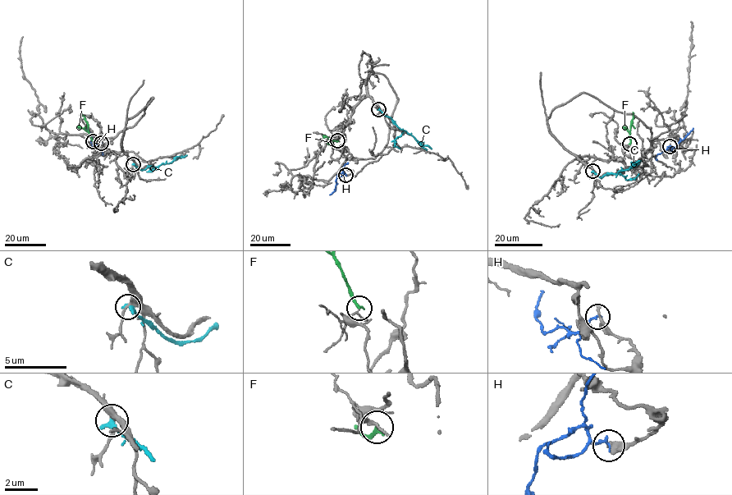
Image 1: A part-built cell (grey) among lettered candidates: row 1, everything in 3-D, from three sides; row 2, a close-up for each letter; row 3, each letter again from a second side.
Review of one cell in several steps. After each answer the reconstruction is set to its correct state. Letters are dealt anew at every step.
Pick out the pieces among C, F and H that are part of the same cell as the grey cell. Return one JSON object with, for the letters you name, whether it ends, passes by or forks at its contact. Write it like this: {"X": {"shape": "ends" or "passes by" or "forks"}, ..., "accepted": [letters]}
{"accepted": []}

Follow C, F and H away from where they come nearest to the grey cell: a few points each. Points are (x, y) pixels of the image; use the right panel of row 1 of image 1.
C: (592, 171), (602, 177), (627, 170), (639, 160)
F: (629, 144), (632, 112)
H: (670, 146), (667, 148), (676, 146), (693, 128)

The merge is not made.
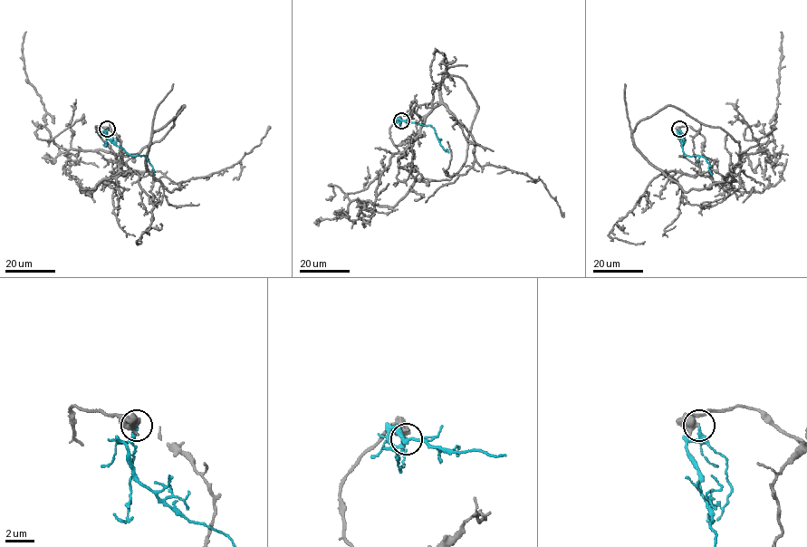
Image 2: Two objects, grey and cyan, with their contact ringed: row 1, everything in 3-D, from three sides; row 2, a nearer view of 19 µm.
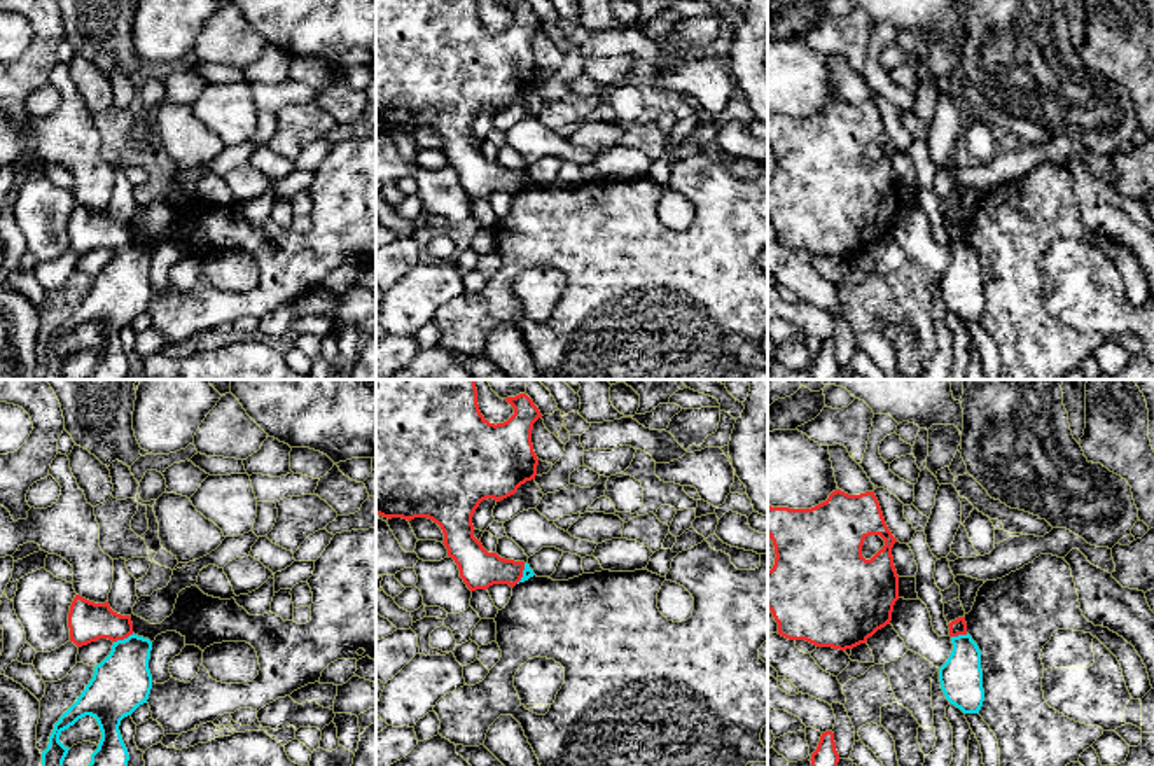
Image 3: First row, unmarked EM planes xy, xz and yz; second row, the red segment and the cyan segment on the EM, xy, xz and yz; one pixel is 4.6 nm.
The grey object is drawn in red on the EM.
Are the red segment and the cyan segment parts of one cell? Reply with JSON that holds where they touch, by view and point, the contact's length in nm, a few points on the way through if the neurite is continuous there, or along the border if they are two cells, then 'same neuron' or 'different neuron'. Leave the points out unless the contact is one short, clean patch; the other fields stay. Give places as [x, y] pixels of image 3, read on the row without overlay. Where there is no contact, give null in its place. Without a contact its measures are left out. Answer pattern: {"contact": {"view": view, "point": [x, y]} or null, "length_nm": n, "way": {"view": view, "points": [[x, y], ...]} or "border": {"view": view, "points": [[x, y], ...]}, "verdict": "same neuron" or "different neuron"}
{"contact": {"view": "xy", "point": [123, 247]}, "length_nm": 100, "border": {"view": "xy", "points": [[133, 242], [114, 250]]}, "verdict": "different neuron"}

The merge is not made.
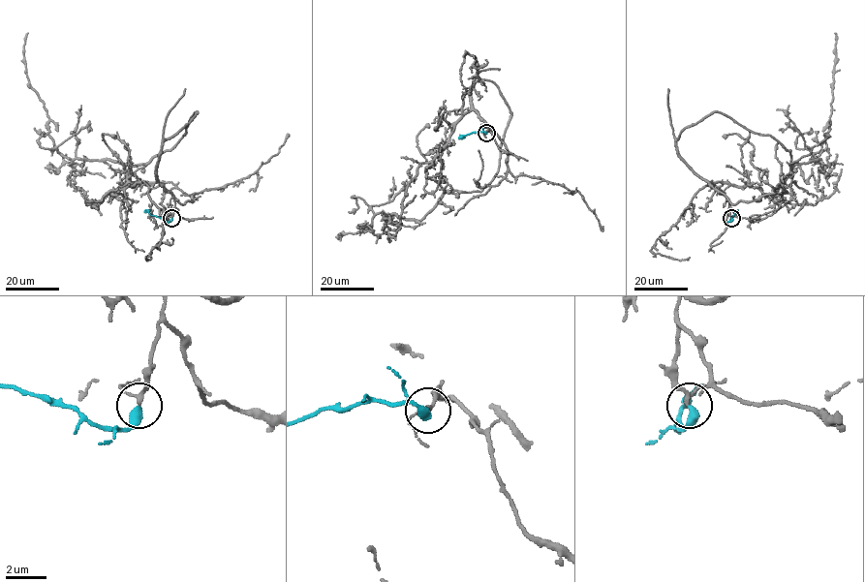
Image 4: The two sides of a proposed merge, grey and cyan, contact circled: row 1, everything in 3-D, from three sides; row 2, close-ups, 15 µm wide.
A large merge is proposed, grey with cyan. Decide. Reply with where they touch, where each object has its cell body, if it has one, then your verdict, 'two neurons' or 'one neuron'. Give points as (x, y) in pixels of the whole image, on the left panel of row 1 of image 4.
(171, 218) | grey none | cyan none | one neuron

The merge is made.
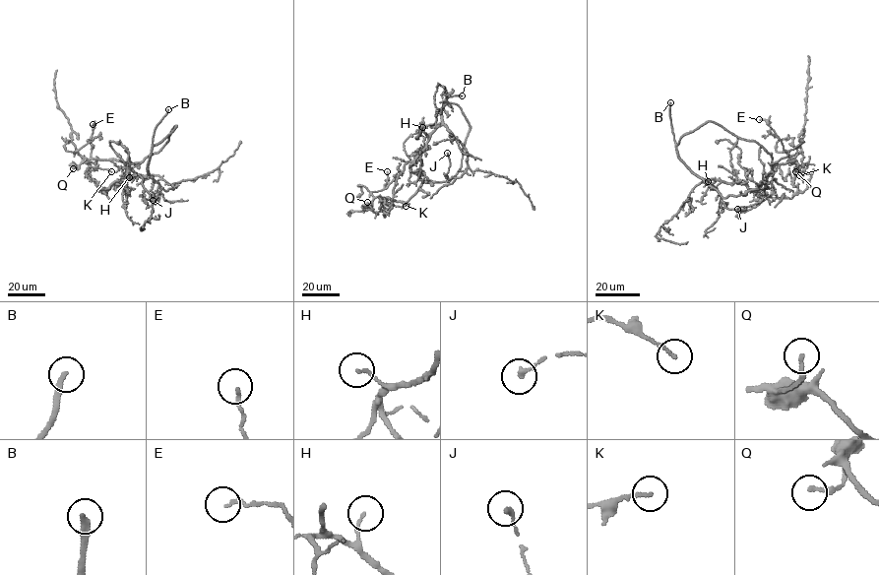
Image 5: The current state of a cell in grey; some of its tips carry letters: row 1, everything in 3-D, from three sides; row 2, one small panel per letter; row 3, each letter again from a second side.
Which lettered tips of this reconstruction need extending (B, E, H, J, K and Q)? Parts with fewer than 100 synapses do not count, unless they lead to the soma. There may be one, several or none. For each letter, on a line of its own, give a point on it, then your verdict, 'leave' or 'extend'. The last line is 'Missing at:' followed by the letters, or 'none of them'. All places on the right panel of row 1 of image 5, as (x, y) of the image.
B: place (670, 102); extend
E: place (759, 119); leave
H: place (708, 181); leave
J: place (737, 209); leave
K: place (799, 175); leave
Q: place (795, 171); leave
Missing at: B

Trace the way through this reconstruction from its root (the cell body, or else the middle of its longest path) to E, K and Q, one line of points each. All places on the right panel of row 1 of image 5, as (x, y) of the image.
E: (753, 190), (760, 189), (762, 182), (773, 171), (771, 164), (795, 160), (788, 159), (769, 123), (759, 119)
K: (753, 190), (746, 186), (759, 196), (791, 198), (797, 187), (792, 184), (795, 168), (800, 172), (799, 175)
Q: (753, 190), (760, 189), (771, 164), (795, 160), (789, 159), (800, 166), (807, 163), (802, 172), (795, 171)

